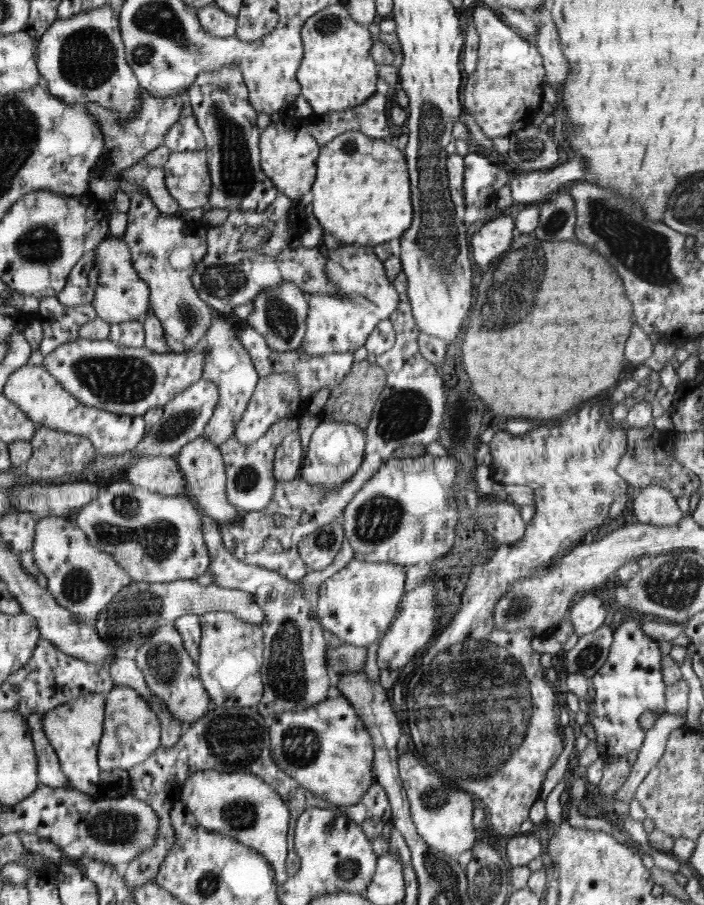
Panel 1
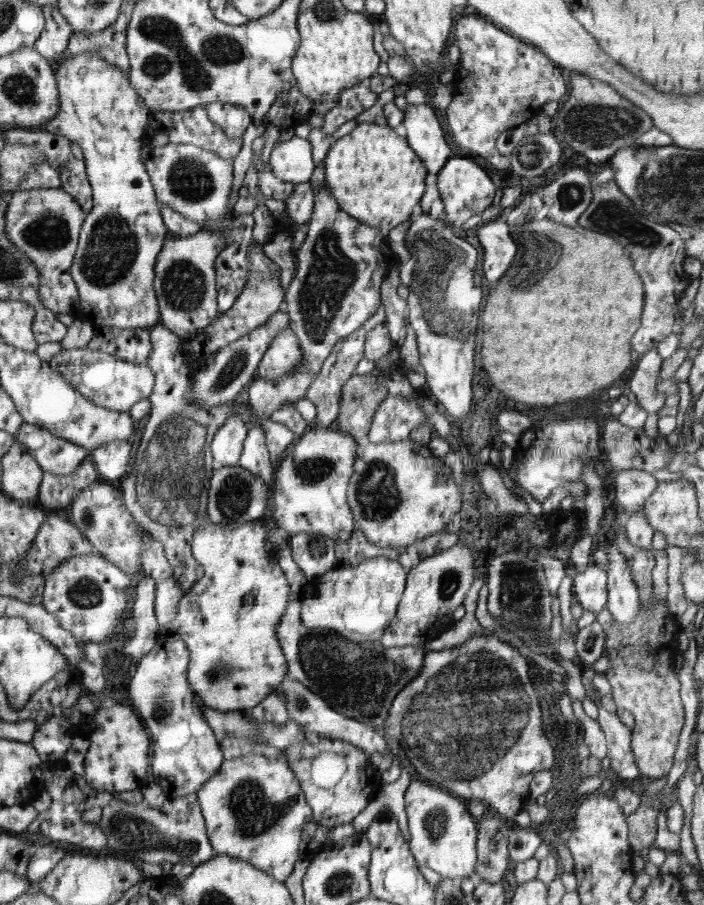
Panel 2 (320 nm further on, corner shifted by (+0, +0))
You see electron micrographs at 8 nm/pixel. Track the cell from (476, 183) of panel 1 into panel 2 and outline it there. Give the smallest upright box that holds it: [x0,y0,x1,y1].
[436,154,497,224]

